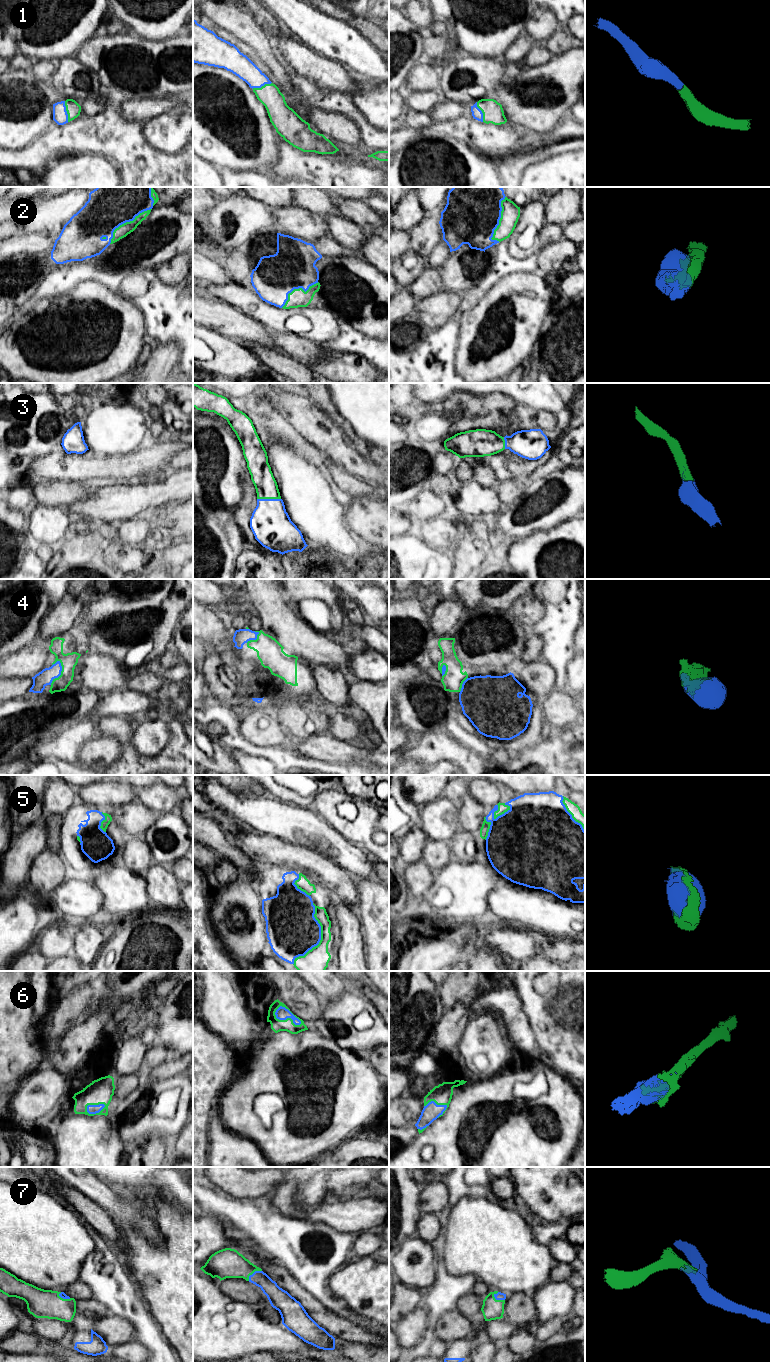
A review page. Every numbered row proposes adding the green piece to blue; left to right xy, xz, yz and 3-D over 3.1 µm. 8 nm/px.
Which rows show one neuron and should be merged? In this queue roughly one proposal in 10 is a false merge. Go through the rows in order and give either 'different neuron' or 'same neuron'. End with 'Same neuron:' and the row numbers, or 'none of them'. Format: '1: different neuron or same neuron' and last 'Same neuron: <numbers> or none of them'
1: same neuron
2: same neuron
3: same neuron
4: same neuron
5: same neuron
6: same neuron
7: same neuron
Same neuron: 1, 2, 3, 4, 5, 6, 7

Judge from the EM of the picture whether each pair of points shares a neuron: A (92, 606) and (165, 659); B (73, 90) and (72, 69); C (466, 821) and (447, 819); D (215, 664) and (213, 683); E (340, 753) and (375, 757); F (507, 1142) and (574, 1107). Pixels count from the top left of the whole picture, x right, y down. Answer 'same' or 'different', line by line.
A: different
B: same
C: different
D: same
E: same
F: same

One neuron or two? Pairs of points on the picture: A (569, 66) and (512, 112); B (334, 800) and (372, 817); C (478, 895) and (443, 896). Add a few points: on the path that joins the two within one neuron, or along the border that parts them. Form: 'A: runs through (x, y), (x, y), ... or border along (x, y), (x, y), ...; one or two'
A: runs through (567, 88), (567, 99), (562, 105), (534, 108); one
B: runs through (333, 813), (345, 823), (359, 823); one
C: runs through (469, 892), (452, 892); one

